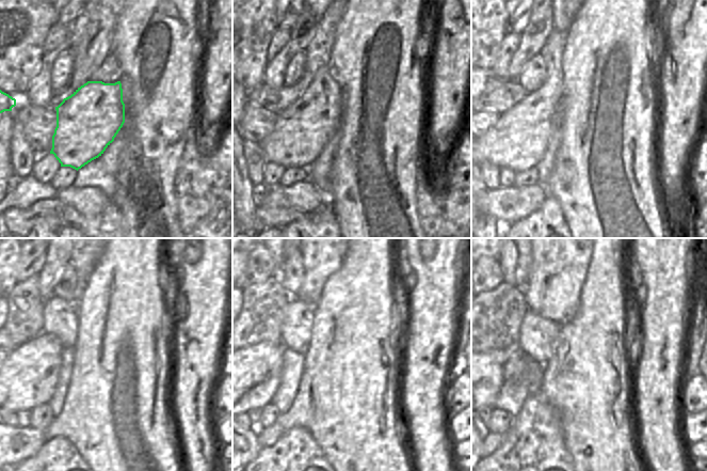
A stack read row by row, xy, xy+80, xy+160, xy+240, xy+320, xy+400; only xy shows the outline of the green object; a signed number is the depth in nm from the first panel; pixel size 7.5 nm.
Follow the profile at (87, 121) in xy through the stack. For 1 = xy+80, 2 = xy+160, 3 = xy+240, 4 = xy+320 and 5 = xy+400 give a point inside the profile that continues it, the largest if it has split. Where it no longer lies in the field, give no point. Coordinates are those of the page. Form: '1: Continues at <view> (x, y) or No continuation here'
1: Continues at xy+80 (302, 130)
2: Continues at xy+160 (518, 140)
3: Continues at xy+240 (28, 377)
4: Continues at xy+320 (254, 372)
5: Continues at xy+400 (493, 376).

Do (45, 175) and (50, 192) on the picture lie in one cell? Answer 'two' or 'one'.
two

